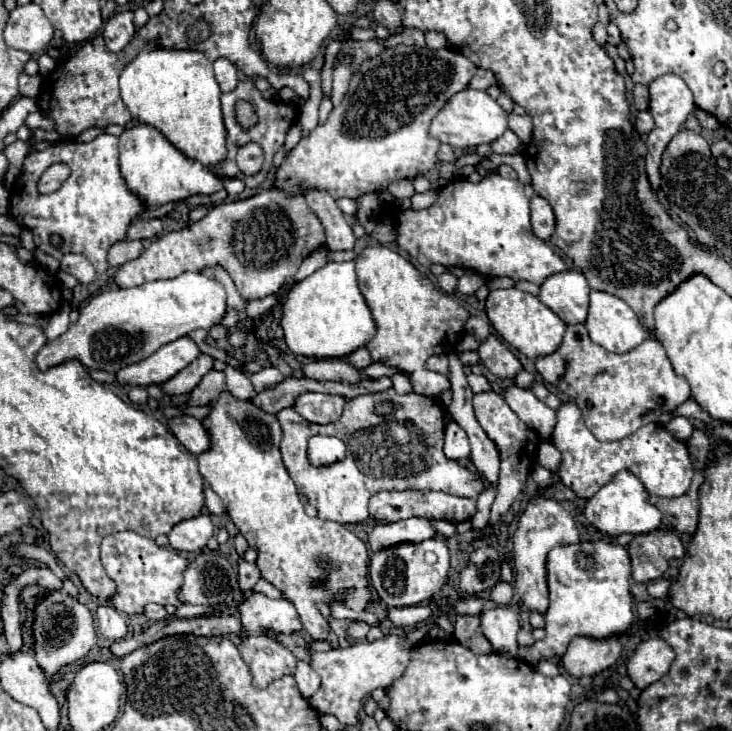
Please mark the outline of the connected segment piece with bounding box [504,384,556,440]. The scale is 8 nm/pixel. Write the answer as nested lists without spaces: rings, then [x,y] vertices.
[[[512,384],[504,390],[504,400],[510,404],[510,408],[514,408],[516,416],[526,426],[538,432],[542,440],[550,438],[552,428],[556,424],[556,412],[544,402],[540,402],[528,388],[518,388]]]

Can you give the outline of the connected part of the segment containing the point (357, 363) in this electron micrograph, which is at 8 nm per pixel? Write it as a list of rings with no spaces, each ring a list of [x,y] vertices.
[[[358,348],[350,356],[346,356],[346,362],[348,364],[354,364],[354,368],[362,370],[362,368],[366,368],[372,362],[372,358],[370,358],[370,354],[368,354],[366,348]]]

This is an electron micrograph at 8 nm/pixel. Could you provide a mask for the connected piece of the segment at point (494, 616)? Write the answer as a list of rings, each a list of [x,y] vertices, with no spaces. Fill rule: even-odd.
[[[496,606],[492,610],[482,612],[482,632],[490,640],[492,648],[500,656],[518,658],[516,634],[520,630],[518,614],[508,606]]]

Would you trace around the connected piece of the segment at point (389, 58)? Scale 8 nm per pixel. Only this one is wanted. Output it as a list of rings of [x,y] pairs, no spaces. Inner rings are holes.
[[[394,46],[386,48],[376,58],[362,62],[360,70],[352,76],[350,88],[338,108],[332,110],[326,124],[316,126],[314,132],[298,142],[298,146],[284,158],[276,172],[276,188],[298,194],[306,188],[326,190],[336,198],[358,198],[370,190],[382,190],[388,182],[398,178],[416,178],[432,170],[438,160],[440,140],[430,136],[430,120],[450,102],[450,98],[464,88],[476,76],[472,60],[450,48],[430,50],[418,46]]]

